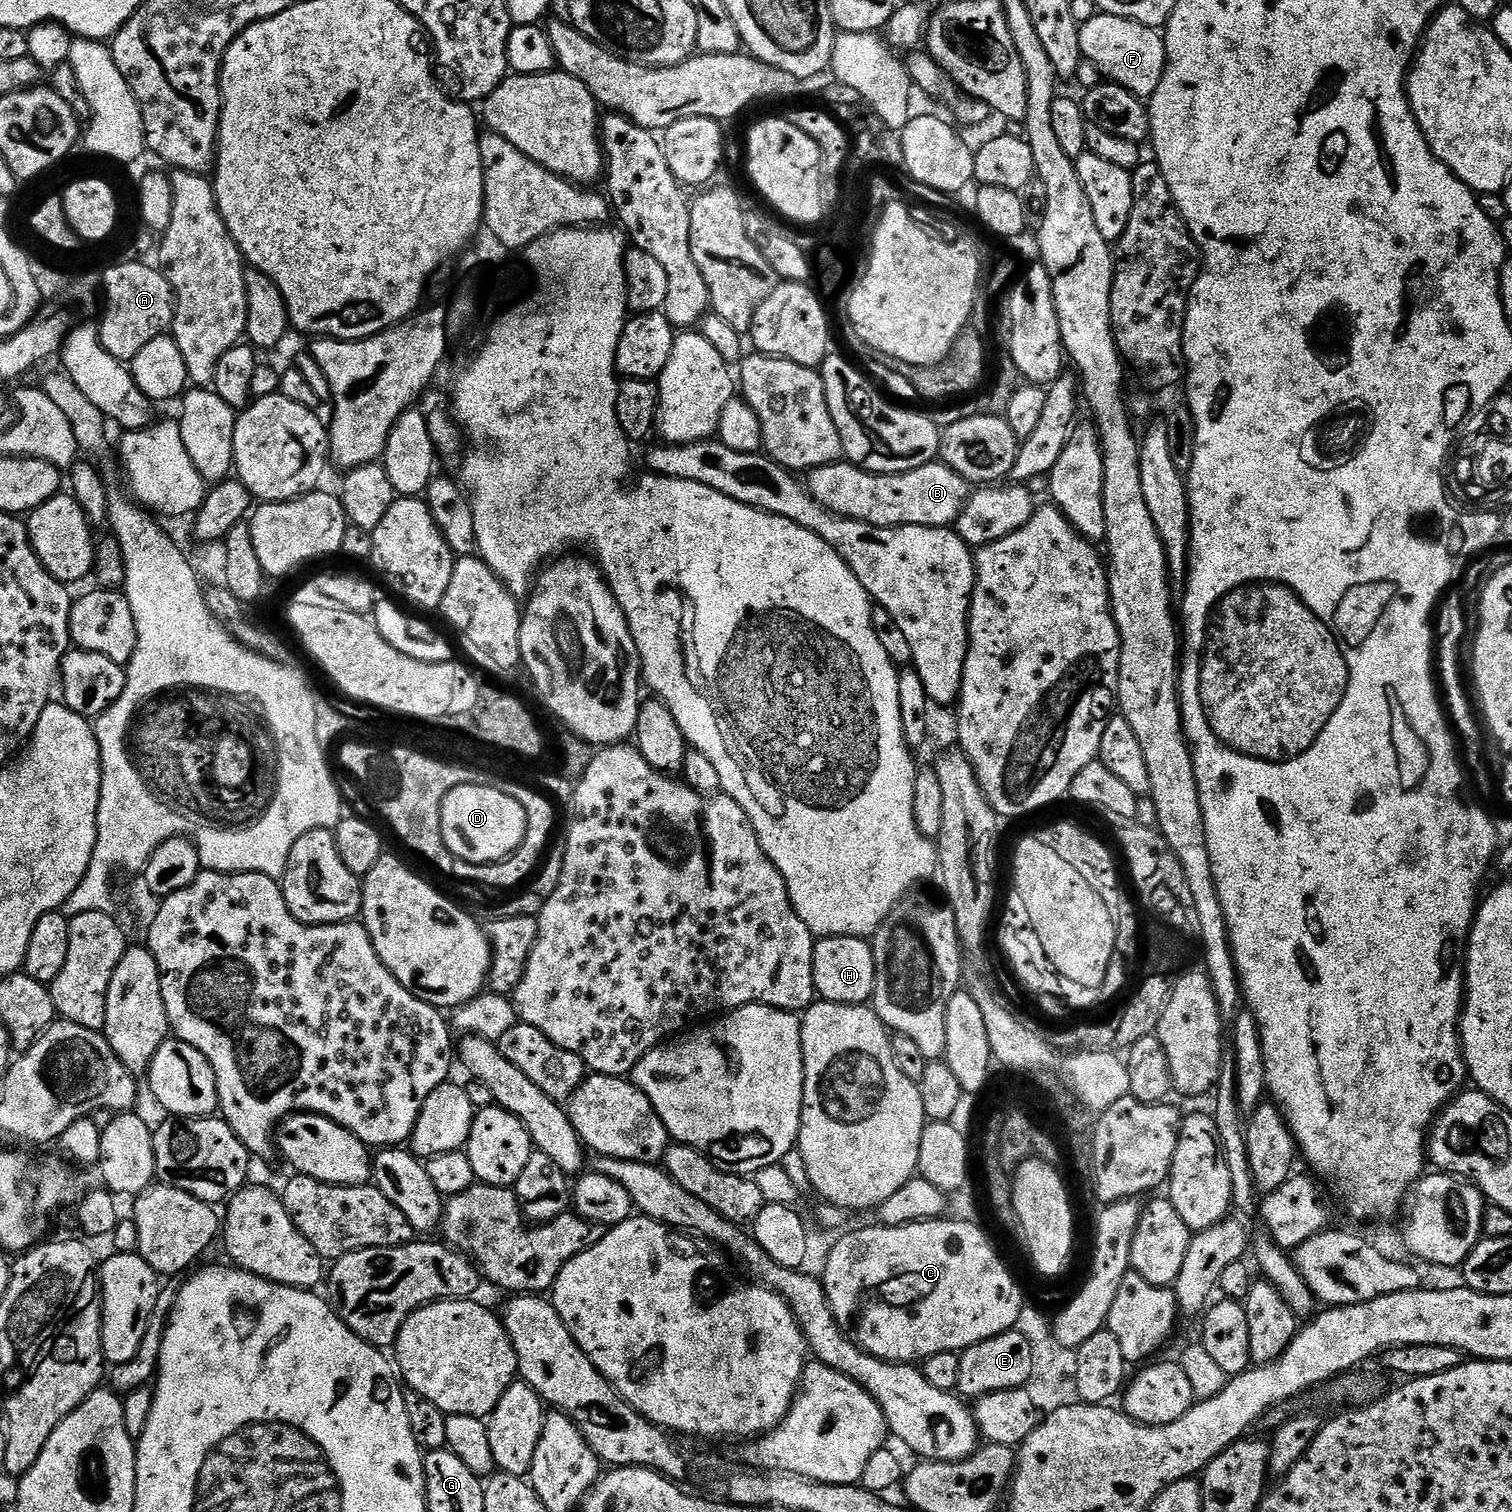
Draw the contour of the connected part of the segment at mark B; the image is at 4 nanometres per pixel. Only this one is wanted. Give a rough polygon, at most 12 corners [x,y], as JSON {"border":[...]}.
{"border":[[943,462],[889,476],[811,469],[812,497],[879,528],[955,525],[970,495]]}

